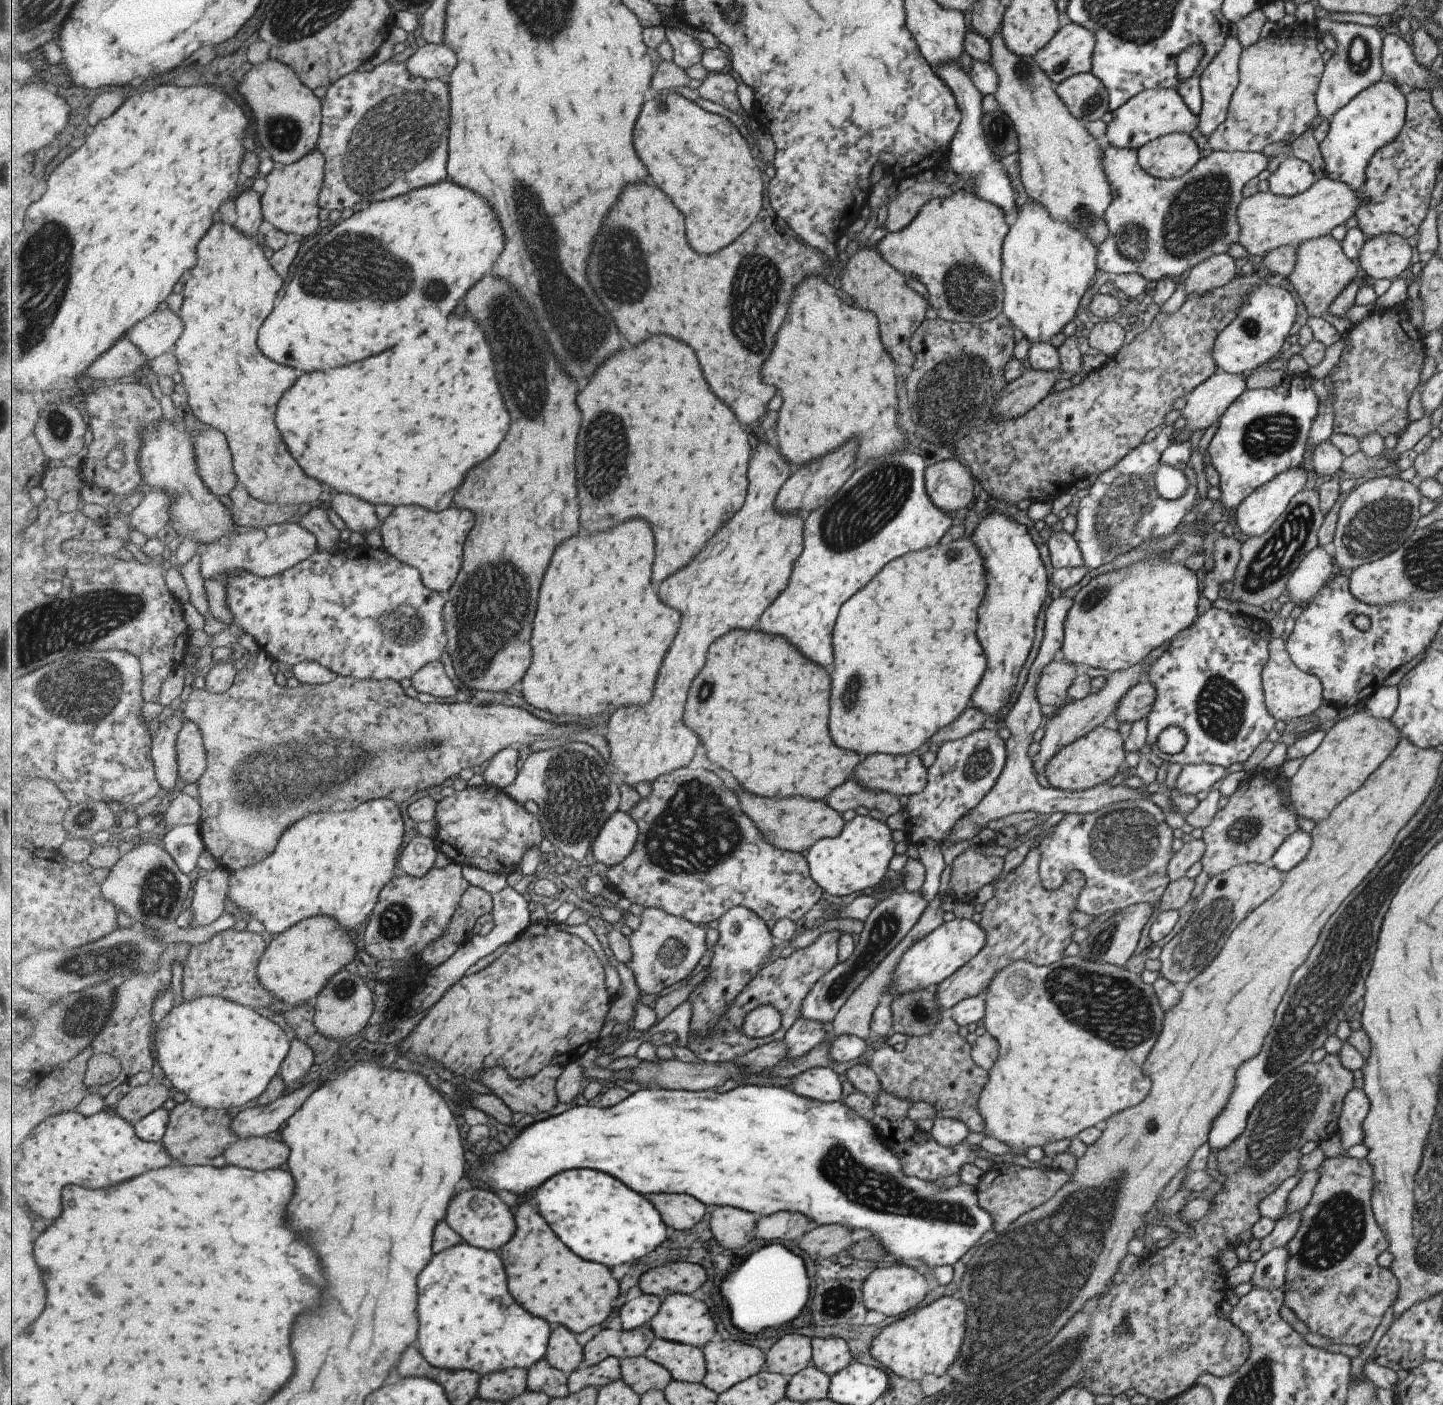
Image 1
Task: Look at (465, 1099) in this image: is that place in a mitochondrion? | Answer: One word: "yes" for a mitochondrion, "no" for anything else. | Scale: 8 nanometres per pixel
no

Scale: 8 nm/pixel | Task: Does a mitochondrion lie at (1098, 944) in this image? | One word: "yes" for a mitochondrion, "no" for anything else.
yes

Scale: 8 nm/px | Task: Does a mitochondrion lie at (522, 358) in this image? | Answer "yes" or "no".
yes

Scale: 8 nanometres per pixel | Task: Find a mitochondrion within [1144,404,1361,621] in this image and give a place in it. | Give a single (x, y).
(1287, 539)

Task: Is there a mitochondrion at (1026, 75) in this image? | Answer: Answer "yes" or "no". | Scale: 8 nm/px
yes

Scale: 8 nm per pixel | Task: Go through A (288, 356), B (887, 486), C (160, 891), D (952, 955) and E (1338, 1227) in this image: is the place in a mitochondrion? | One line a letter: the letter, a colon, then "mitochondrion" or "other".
A: other
B: mitochondrion
C: mitochondrion
D: other
E: mitochondrion

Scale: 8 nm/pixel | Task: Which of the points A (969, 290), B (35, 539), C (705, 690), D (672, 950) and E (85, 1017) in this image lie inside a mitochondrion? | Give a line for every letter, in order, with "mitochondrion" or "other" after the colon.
A: mitochondrion
B: other
C: mitochondrion
D: mitochondrion
E: mitochondrion

